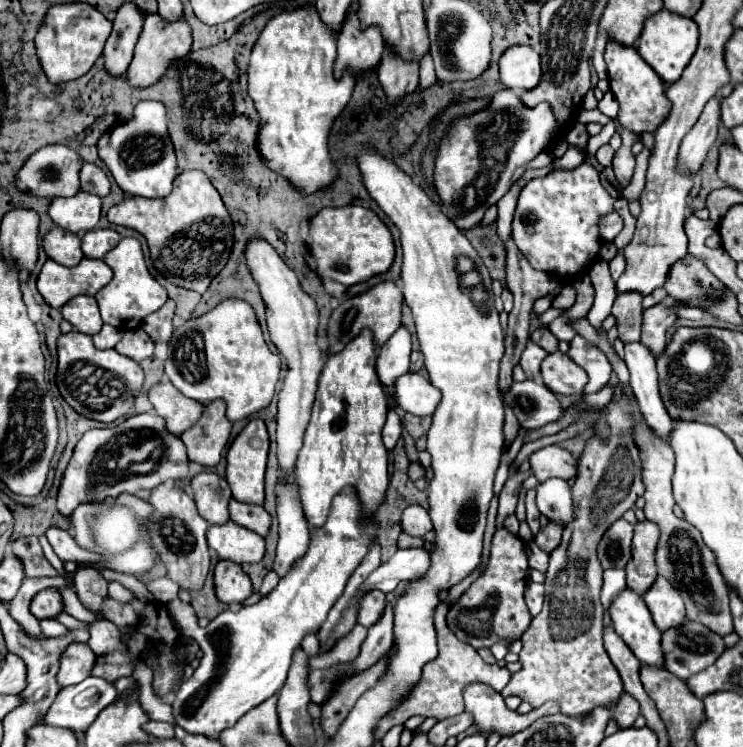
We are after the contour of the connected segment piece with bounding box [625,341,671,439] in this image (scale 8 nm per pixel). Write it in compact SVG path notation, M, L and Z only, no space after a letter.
M625 343L625 363L631 373L631 387L639 403L639 411L651 429L667 439L671 431L671 417L659 395L659 381L653 353L641 343Z

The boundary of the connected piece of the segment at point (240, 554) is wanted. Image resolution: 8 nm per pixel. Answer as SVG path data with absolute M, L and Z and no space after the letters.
M231 521L223 527L211 525L207 531L207 543L219 559L239 565L259 563L265 555L265 539Z

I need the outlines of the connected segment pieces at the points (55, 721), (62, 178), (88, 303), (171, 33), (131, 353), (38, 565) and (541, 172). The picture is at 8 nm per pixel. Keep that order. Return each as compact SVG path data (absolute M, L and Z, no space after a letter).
M89 675L77 685L63 687L43 721L55 727L69 727L73 731L87 731L87 727L95 721L99 711L107 707L115 699L115 687L95 675Z
M47 145L35 151L17 175L17 187L35 197L73 197L79 191L79 169L83 157L67 145Z
M89 295L73 297L67 305L61 307L61 313L73 325L73 329L77 329L79 333L85 333L85 335L95 335L103 327L97 301Z
M159 13L145 15L145 25L143 25L143 31L135 45L133 61L127 69L129 83L135 87L147 87L147 85L155 83L157 79L161 79L161 75L167 69L167 63L171 59L179 59L191 51L191 43L193 43L193 35L191 35L191 27L187 25L185 17L177 19L177 21L165 21L165 19L161 19Z
M139 327L135 331L125 331L123 339L115 345L115 349L127 357L131 357L133 361L143 361L147 357L153 355L155 343L149 339L149 335Z
M35 535L21 537L11 541L11 551L25 561L25 573L29 577L43 577L43 575L55 575L57 571L51 567L51 563L45 559L42 547Z
M554 160L545 169L531 169L524 173L520 180L520 187L523 189L529 181L537 177L544 177L553 168Z

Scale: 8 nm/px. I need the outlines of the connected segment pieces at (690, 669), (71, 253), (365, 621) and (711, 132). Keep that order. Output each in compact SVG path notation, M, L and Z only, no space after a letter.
M683 621L675 631L665 631L661 645L665 669L683 681L713 665L725 651L725 641L719 633L693 621Z
M53 227L43 237L43 249L49 255L49 259L55 259L57 263L67 265L67 267L77 265L83 259L79 235L65 231L61 227Z
M371 589L365 591L357 603L357 623L361 623L363 627L371 627L371 623L375 623L375 619L379 619L379 615L383 613L385 607L385 593L379 589Z
M715 95L715 97L709 99L709 103L705 105L699 121L685 135L685 139L681 143L679 169L683 173L689 173L689 175L697 173L697 169L701 167L709 147L717 139L719 123L721 123L721 95Z

